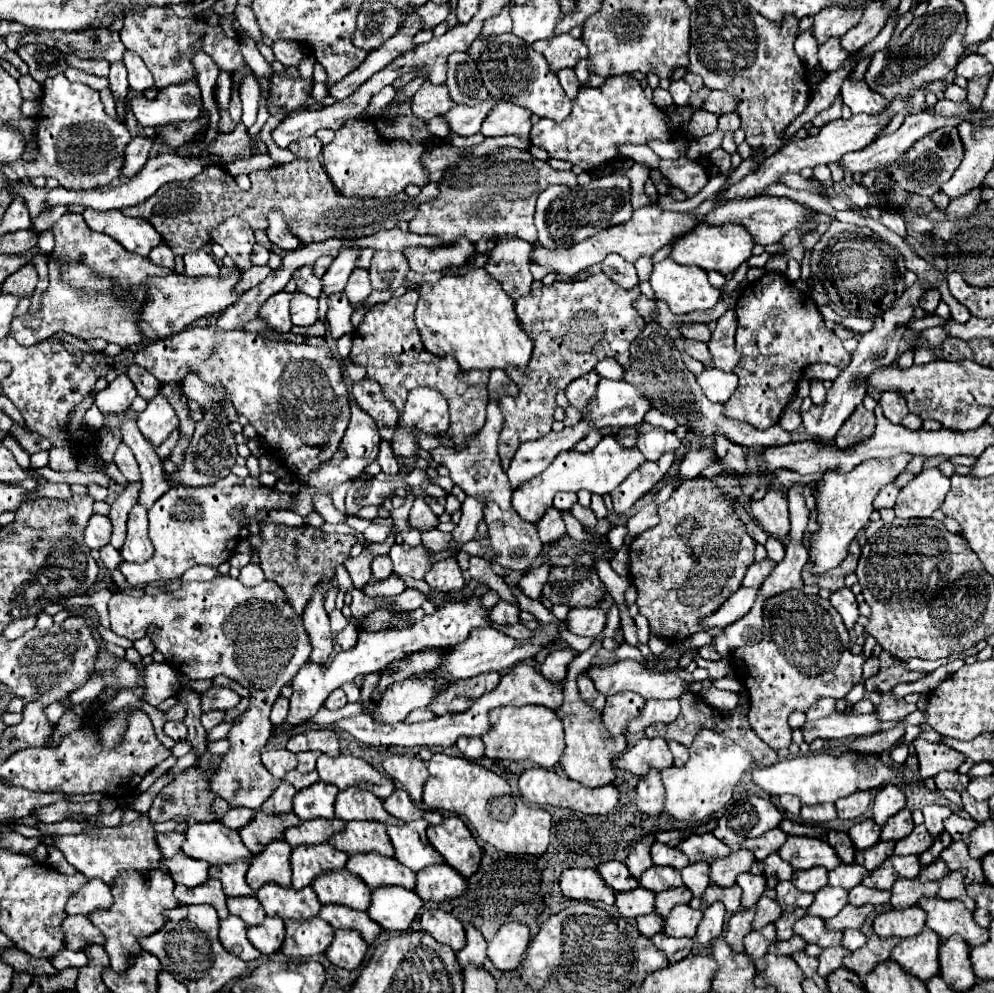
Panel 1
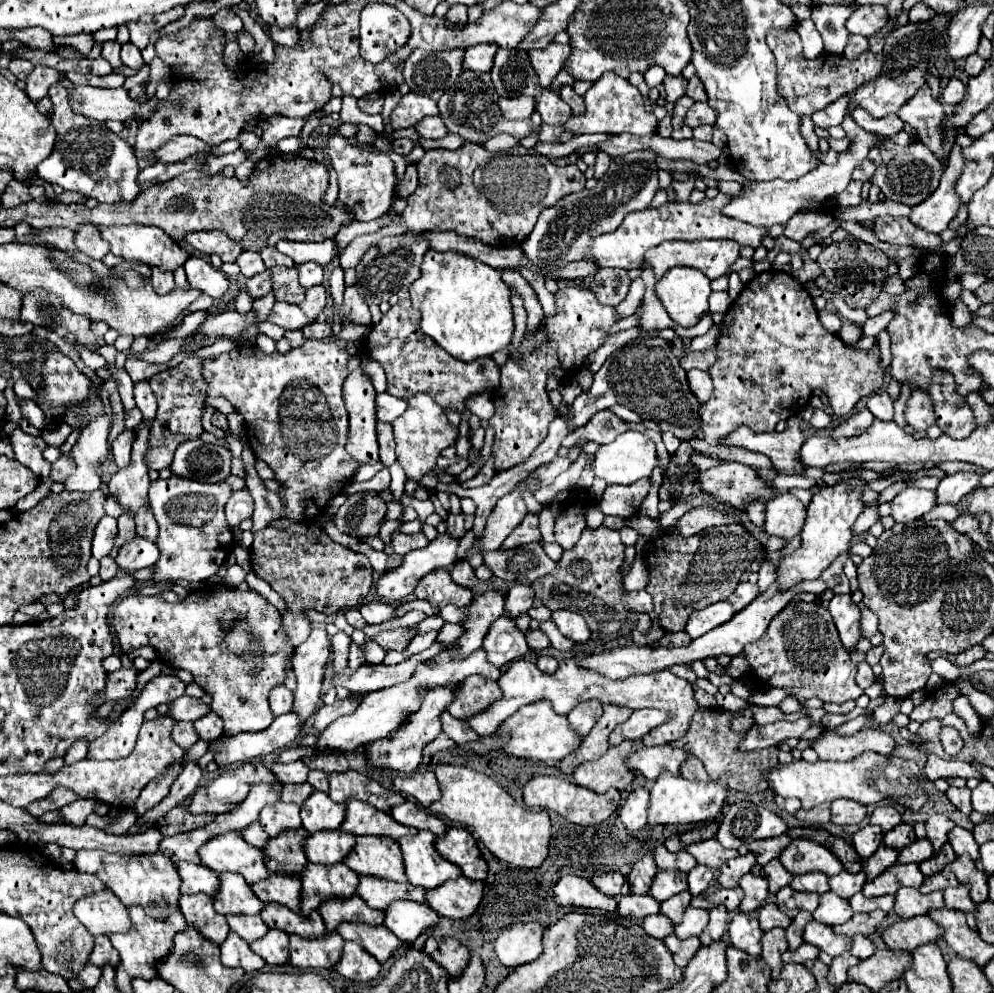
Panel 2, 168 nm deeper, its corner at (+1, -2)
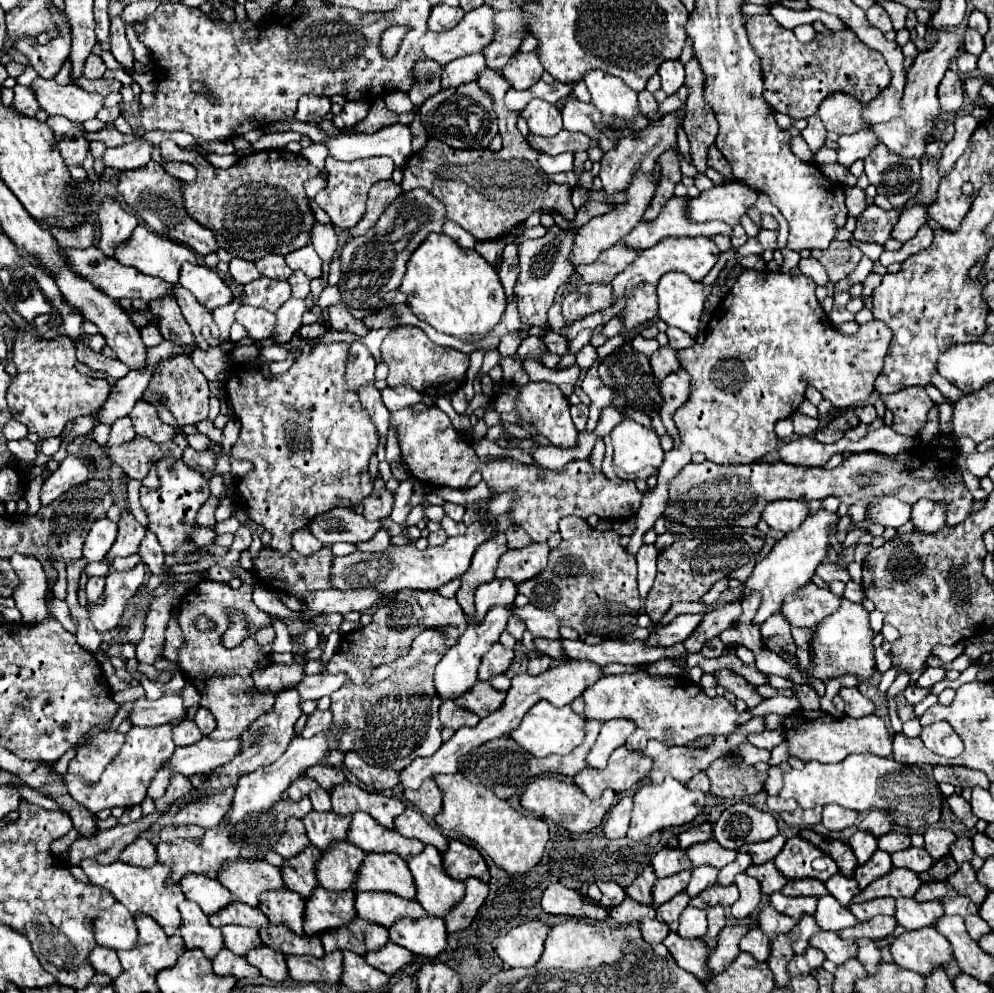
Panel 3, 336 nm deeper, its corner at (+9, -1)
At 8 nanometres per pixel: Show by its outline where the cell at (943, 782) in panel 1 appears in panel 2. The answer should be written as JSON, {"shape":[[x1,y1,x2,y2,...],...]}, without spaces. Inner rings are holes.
{"shape":[[950,786,950,788,946,790,946,796,948,796,948,800,950,800,960,812,964,812,966,816,970,814,970,810,972,810,972,806,970,806,970,788]]}

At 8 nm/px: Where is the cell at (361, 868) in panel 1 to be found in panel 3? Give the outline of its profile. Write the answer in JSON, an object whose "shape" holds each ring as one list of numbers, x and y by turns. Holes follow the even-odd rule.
{"shape":[[356,893,356,911,358,917,374,925,392,927,398,919,422,919,426,911,418,901,406,901,390,893]]}

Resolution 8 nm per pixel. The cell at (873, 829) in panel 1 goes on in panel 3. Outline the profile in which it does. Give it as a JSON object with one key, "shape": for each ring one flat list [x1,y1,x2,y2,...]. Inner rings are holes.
{"shape":[[856,831,856,833,850,837,850,847,852,847,858,863,864,865,864,863,874,855,874,851,878,849,878,843,876,843,876,837,870,837,870,833,866,833,866,831]]}

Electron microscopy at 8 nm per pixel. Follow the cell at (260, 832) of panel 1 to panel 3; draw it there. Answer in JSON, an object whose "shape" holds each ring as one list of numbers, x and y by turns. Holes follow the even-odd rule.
{"shape":[[310,845,310,849,306,849,302,855,292,857,290,861,286,861,286,865,282,865,282,875,284,875,284,883,290,891,298,893,302,899,310,899,312,891,318,887,318,879,316,879,316,861,322,857,322,853]]}

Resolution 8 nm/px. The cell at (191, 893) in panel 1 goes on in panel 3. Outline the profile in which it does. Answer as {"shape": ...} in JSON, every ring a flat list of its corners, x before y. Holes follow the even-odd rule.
{"shape":[[184,901,180,905,182,913,182,925,180,925,180,935,184,939,186,949,200,949,208,959,214,959,218,951,224,947,224,937,220,929,214,929,208,923,208,917,198,909,196,903]]}

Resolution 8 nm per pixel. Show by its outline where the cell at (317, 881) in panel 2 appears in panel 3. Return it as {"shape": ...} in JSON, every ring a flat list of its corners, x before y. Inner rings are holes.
{"shape":[[316,887,312,897,306,901,304,931,308,937,326,933,330,929,340,929,356,917,354,893,332,893]]}

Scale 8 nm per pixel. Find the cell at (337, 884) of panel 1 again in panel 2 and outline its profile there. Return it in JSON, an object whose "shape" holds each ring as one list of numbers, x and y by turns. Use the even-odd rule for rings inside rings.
{"shape":[[358,894,350,898,328,898,320,904,320,914,324,918,326,928,332,932,340,922,366,922,366,924,382,924,382,910,370,908]]}

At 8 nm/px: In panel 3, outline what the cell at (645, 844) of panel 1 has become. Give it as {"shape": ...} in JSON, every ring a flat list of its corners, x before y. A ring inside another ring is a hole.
{"shape":[[650,867,644,869,644,871,636,877,636,881,626,889,626,895,628,895,630,899,638,901,638,903,652,905,652,903,654,903,654,899,652,899,652,887,654,887,656,879,658,879,658,877,654,875,654,871,652,871]]}

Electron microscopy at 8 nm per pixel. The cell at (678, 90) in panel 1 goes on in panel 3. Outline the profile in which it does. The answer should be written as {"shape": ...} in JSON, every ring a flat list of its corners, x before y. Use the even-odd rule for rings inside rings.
{"shape":[[674,59,674,61,666,61,660,69,658,69,660,77,662,77,662,89,666,91,666,95,676,93,682,85,684,85,684,65]]}

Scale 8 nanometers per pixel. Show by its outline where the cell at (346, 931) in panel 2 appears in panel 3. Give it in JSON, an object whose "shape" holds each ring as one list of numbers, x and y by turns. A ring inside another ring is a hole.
{"shape":[[388,943,386,949,382,949,380,953,368,953,364,957,370,965,374,965,386,975,394,975,400,969,414,963,414,955,408,949,402,949,400,945,394,945,394,943]]}

